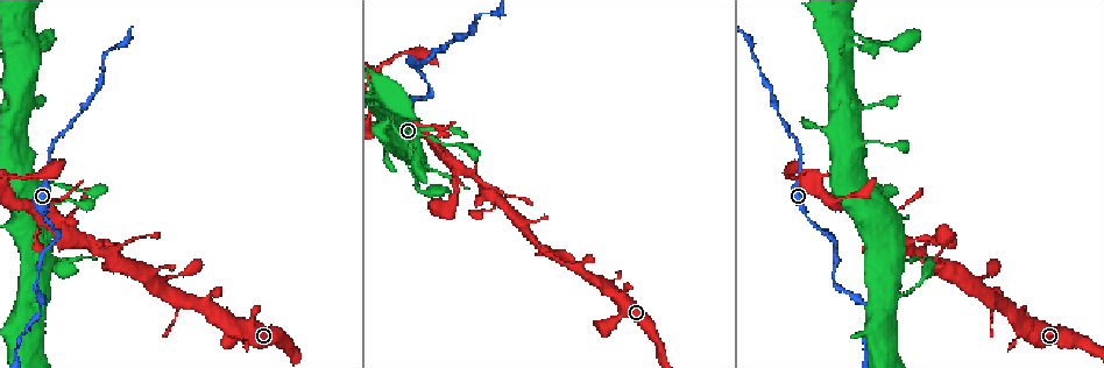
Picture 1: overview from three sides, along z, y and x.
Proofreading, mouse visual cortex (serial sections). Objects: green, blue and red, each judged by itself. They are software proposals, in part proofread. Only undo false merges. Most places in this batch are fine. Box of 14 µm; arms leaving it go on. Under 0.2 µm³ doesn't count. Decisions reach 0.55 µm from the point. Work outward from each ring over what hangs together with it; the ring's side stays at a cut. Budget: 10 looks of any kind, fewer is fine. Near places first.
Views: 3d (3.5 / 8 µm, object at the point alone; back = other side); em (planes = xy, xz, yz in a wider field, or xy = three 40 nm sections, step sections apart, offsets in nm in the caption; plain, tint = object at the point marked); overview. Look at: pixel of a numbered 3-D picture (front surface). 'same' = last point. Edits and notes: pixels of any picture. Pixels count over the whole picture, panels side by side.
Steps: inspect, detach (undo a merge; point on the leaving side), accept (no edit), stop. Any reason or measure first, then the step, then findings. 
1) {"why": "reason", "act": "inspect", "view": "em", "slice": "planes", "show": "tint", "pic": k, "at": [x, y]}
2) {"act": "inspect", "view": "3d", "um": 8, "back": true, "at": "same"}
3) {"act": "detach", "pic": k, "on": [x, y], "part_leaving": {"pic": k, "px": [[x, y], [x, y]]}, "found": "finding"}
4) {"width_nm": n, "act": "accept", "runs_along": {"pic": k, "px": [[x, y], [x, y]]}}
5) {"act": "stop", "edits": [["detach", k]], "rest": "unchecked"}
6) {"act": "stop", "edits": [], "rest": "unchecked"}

{"why": "sharp bend", "act": "inspect", "view": "3d", "um": 8, "pic": 1, "at": [58, 235]}

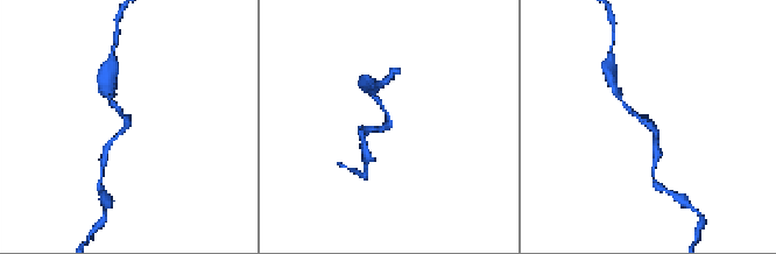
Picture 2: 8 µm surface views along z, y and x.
{"act": "inspect", "view": "3d", "um": 3.5, "pic": 2, "at": [127, 123]}

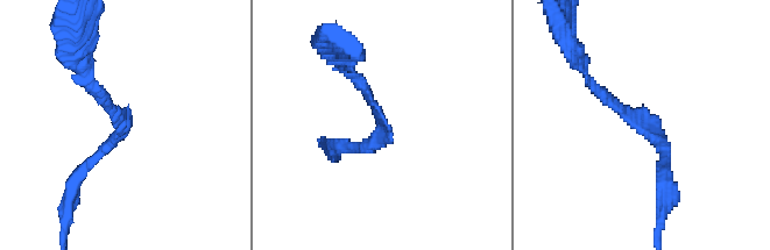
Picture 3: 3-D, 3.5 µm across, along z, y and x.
{"arm_widths_nm": [150, 150], "act": "inspect", "view": "em", "slice": "xy", "step": 2, "show": "tint", "pic": 3, "at": [121, 130]}

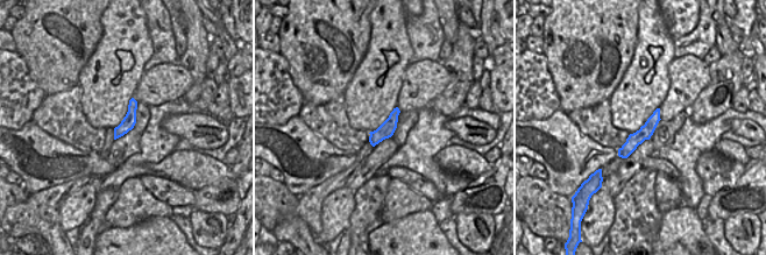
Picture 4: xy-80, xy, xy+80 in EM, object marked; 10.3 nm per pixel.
{"act": "accept", "runs_along": {"pic": 4, "px": [[657, 113], [651, 125], [622, 154]]}, "found": "all the same cell"}

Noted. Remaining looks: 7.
{"why": "calibre changes", "act": "inspect", "view": "3d", "um": 3.5, "pic": 1, "at": [864, 226]}

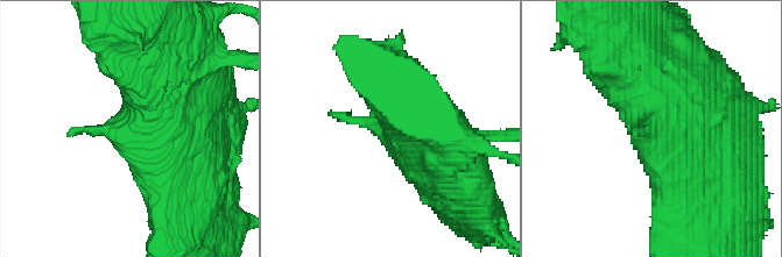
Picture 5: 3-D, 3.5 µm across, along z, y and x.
{"act": "inspect", "view": "em", "slice": "xy", "step": 2, "show": "tint", "pic": 5, "at": [644, 130]}

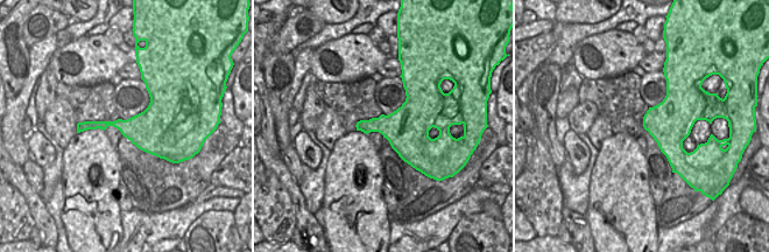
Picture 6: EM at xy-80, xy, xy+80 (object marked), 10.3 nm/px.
{"act": "accept", "found": "all the same cell"}

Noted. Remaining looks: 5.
{"why": "sharp bend", "act": "inspect", "view": "3d", "um": 3.5, "back": true, "pic": 1, "at": [40, 308]}

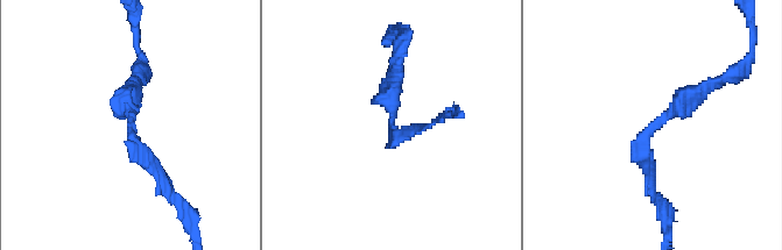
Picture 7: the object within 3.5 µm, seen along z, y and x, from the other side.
{"why": "need the tissue", "act": "inspect", "view": "em", "slice": "xy", "step": 3, "show": "plain", "pic": 7, "at": [653, 129]}

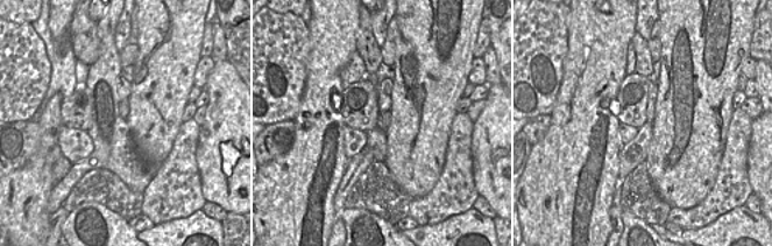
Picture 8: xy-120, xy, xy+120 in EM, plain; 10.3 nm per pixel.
{"why": "with the object marked", "act": "inspect", "view": "em", "slice": "xy", "step": 3, "show": "tint", "at": "same"}

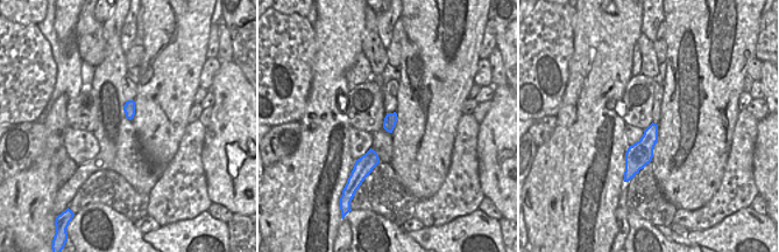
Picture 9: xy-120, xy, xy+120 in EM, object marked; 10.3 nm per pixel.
{"act": "accept", "runs_along": {"pic": 7, "px": [[711, 81], [642, 138], [652, 192]]}, "found": "continuous, no second cell"}

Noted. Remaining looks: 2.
{"why": "four-way junction", "act": "inspect", "view": "3d", "um": 3.5, "pic": 1, "at": [4, 178]}

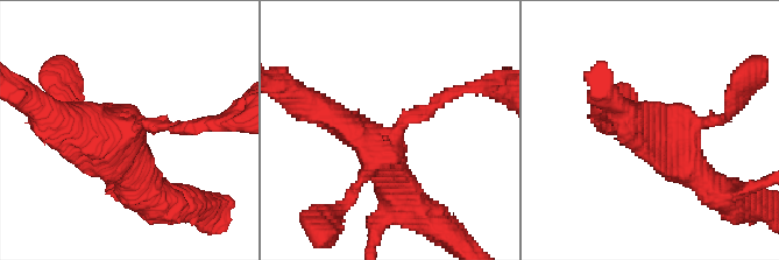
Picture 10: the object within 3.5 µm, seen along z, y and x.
{"act": "inspect", "view": "em", "slice": "xy", "step": 2, "show": "tint", "pic": 10, "at": [134, 126]}

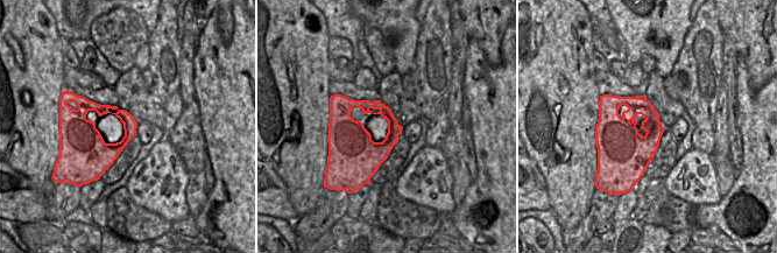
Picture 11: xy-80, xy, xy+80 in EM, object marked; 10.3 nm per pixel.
{"width_nm": 140, "act": "accept", "runs_along": {"pic": 10, "px": [[394, 184], [397, 127], [454, 92]]}, "found": "one cell here"}

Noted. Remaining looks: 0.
{"act": "stop", "edits": [], "rest": "unchecked"}

